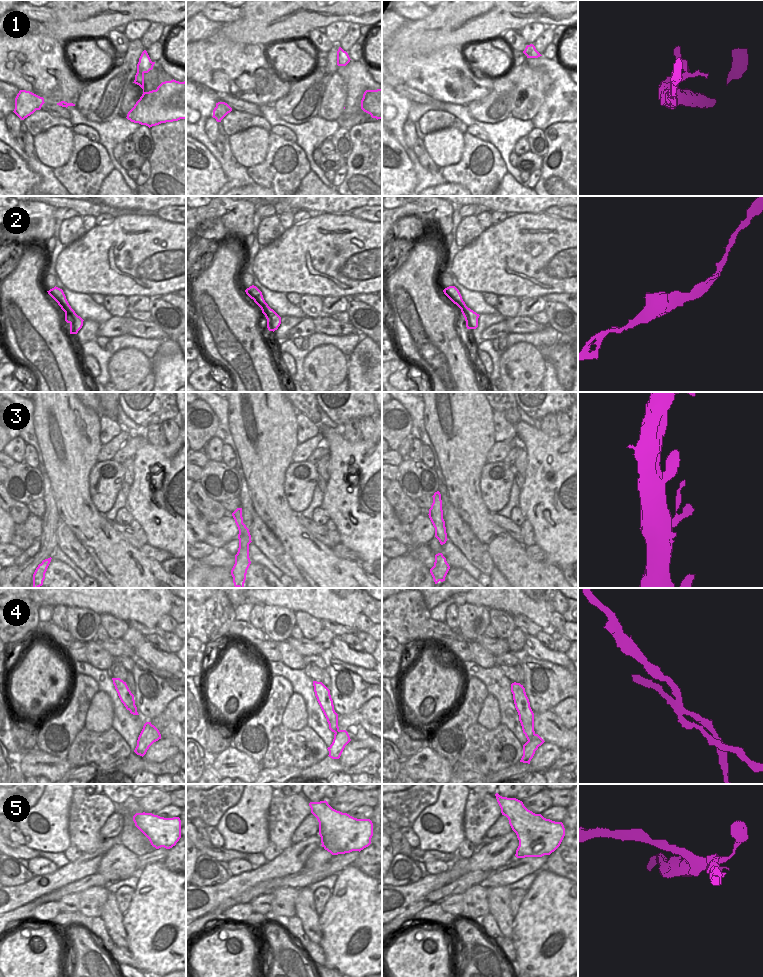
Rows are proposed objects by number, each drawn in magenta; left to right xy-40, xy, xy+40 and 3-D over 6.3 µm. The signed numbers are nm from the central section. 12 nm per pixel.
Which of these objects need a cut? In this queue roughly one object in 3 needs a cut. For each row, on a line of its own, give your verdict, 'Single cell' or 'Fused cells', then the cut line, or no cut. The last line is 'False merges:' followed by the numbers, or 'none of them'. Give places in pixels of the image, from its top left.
1: Single cell. No split
2: Single cell. No split
3: Single cell. No split
4: Fused cells. Split along xy+40 (534, 733), (528, 740)
5: Single cell. No split
False merges: 4

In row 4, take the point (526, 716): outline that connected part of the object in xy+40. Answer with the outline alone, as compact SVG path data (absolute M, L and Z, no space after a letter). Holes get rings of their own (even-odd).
M520 683L511 684L511 692L515 708L519 715L519 721L522 726L523 733L527 740L530 740L535 734L534 731L534 713L530 707L529 699L526 695L525 688Z

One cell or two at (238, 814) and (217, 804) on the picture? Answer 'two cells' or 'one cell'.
two cells

